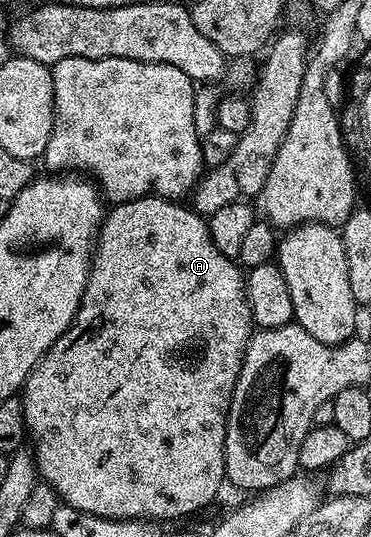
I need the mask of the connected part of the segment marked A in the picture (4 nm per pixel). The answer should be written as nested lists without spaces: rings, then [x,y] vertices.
[[[150,196],[148,198],[132,198],[129,202],[116,203],[106,213],[101,228],[97,232],[97,241],[93,252],[93,261],[89,267],[89,279],[87,280],[87,288],[81,297],[81,303],[77,309],[77,319],[75,319],[67,328],[67,332],[63,332],[63,336],[59,336],[59,340],[55,340],[55,344],[51,344],[51,348],[41,359],[35,364],[33,371],[29,373],[29,379],[25,382],[23,389],[20,391],[19,397],[23,404],[23,412],[25,413],[25,429],[28,437],[31,439],[31,453],[37,463],[37,472],[40,481],[46,482],[54,492],[58,499],[64,505],[71,508],[79,508],[79,512],[87,512],[91,516],[103,516],[104,518],[140,518],[142,520],[162,520],[161,518],[185,518],[188,514],[193,514],[196,510],[201,510],[204,506],[209,506],[217,498],[217,493],[221,490],[221,485],[226,485],[225,476],[225,425],[229,419],[229,405],[231,404],[231,396],[233,389],[237,383],[237,377],[241,371],[241,365],[245,359],[245,346],[249,343],[249,339],[255,333],[253,317],[251,316],[251,308],[249,301],[245,295],[245,274],[242,267],[236,261],[227,256],[223,256],[223,252],[219,252],[219,248],[215,248],[215,240],[211,240],[211,232],[209,231],[209,223],[196,210],[188,205],[182,204],[177,200],[167,198],[159,198]]]

